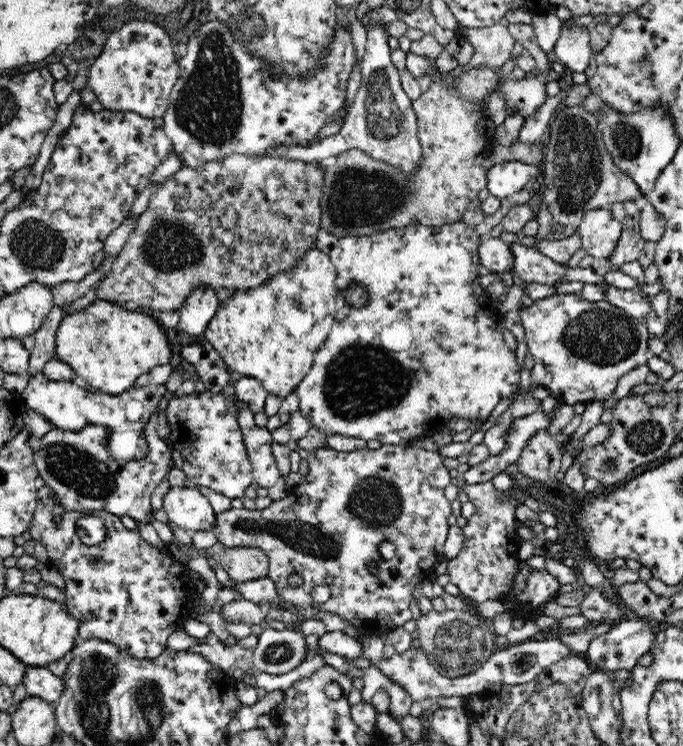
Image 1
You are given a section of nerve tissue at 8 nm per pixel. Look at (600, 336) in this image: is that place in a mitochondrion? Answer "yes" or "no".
yes

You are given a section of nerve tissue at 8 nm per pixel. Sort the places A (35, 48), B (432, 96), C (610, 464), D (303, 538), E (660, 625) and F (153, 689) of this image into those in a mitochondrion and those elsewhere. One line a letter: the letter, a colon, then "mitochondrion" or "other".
A: other
B: other
C: mitochondrion
D: mitochondrion
E: other
F: other

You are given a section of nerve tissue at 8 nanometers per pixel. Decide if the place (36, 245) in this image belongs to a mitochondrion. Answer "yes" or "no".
yes

